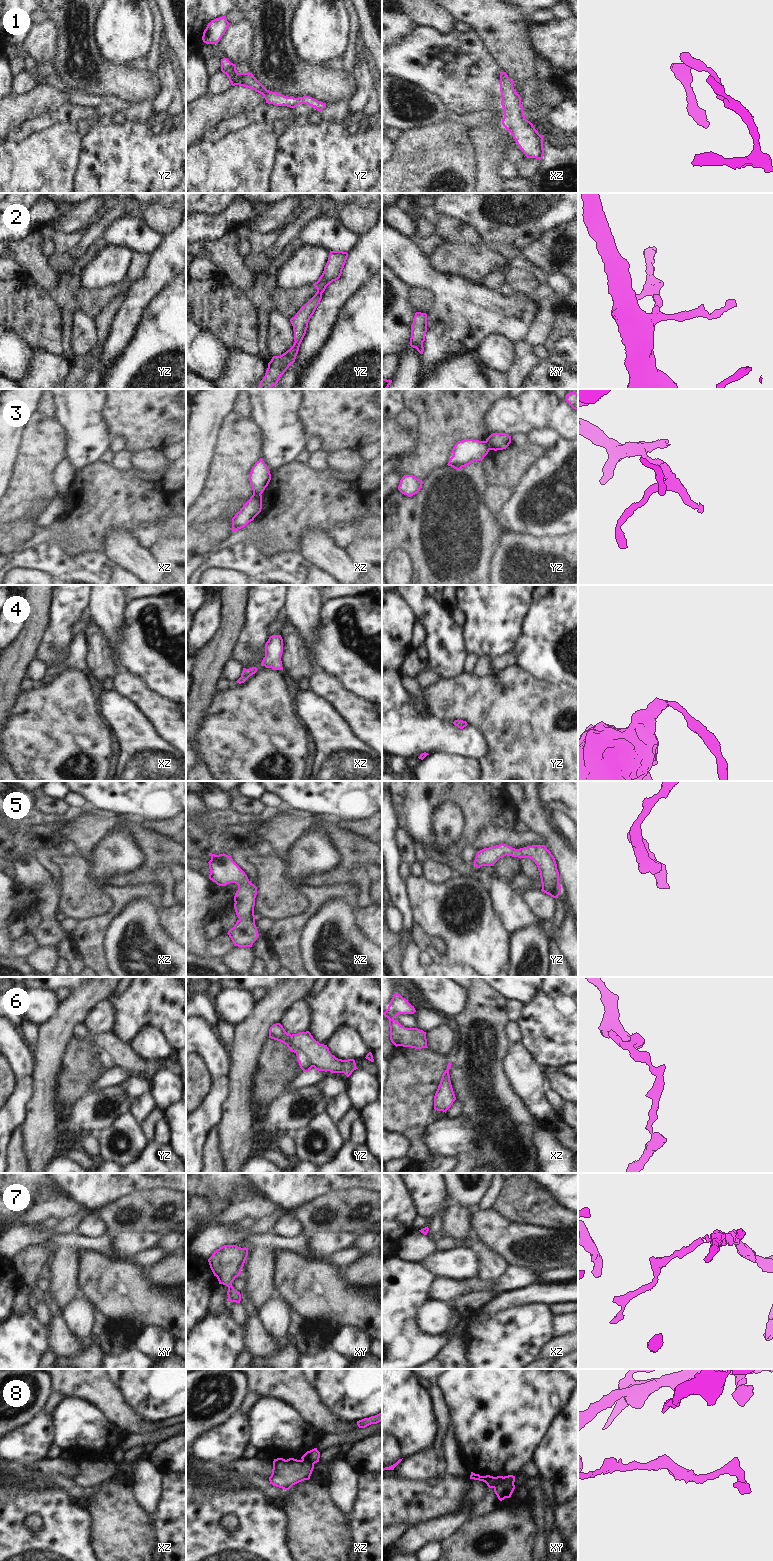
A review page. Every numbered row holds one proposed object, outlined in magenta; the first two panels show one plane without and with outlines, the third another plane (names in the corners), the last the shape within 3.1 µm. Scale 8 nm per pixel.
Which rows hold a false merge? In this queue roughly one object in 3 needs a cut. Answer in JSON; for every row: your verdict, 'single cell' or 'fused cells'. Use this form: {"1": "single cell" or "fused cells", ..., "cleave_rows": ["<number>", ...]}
{"1": "single cell", "2": "single cell", "3": "fused cells", "4": "single cell", "5": "single cell", "6": "single cell", "7": "single cell", "8": "fused cells", "cleave_rows": ["3", "8"]}

